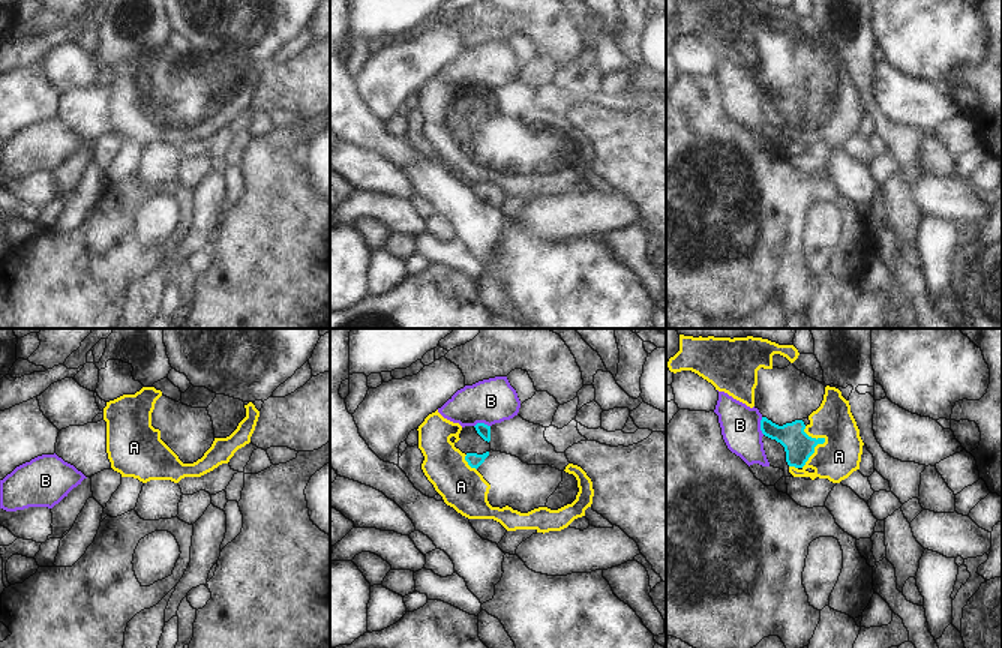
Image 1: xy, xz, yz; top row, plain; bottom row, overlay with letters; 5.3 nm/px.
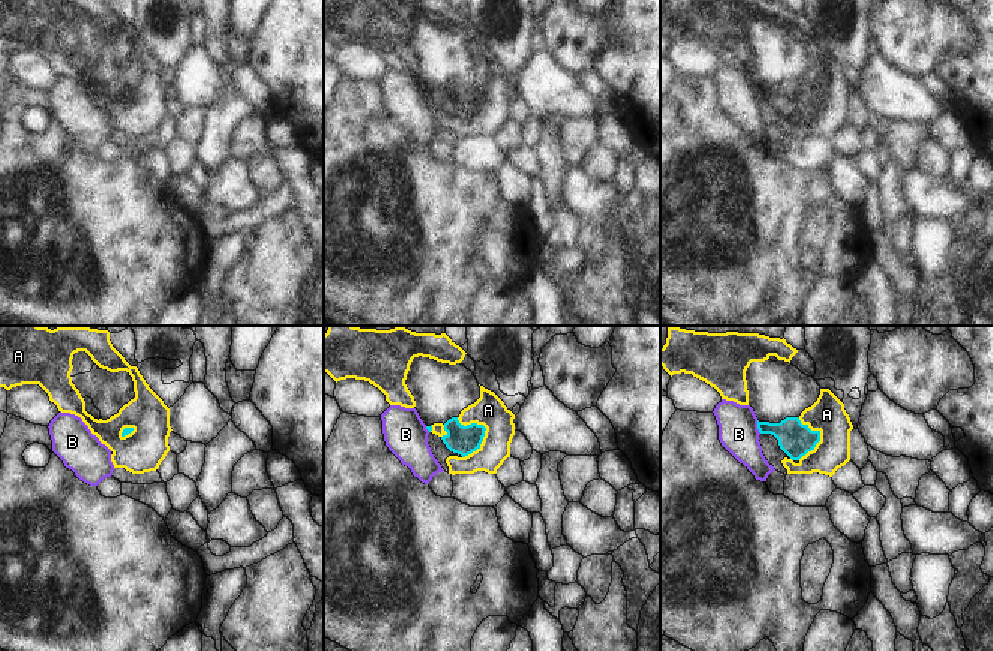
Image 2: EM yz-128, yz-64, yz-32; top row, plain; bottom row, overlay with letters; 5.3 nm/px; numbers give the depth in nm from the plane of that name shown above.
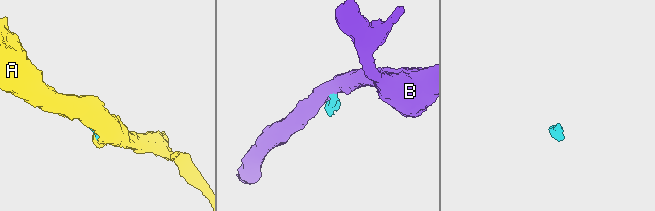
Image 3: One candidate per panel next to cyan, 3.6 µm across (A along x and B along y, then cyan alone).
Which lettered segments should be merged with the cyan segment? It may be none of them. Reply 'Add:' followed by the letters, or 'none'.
Add: A

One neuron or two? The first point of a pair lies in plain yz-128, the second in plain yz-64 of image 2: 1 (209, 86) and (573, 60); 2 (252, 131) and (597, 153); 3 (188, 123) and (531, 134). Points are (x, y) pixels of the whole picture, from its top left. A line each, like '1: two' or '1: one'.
1: two
2: two
3: one

